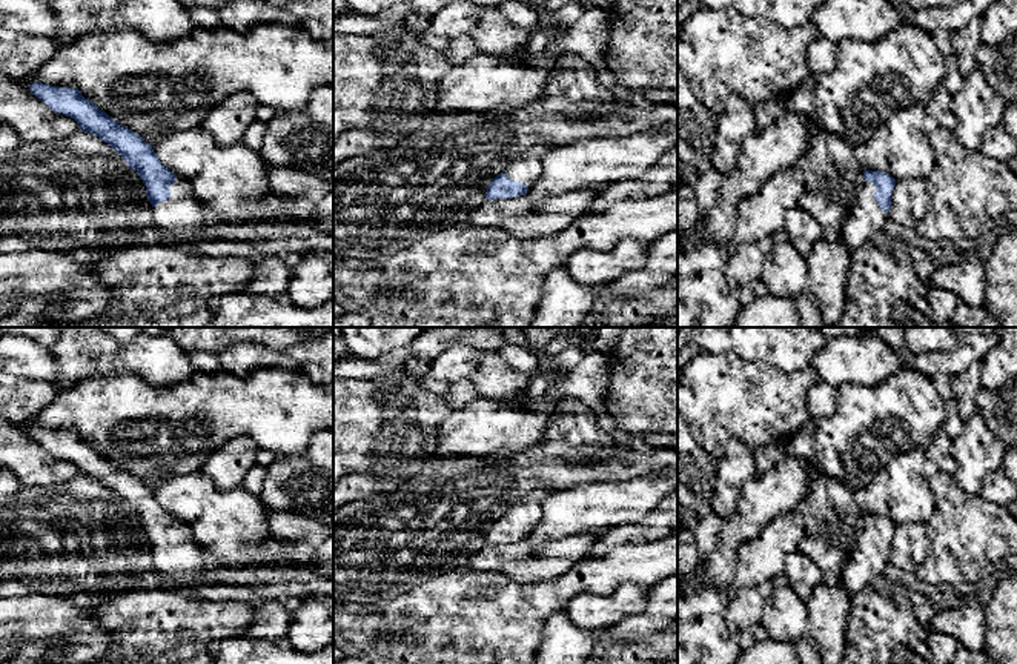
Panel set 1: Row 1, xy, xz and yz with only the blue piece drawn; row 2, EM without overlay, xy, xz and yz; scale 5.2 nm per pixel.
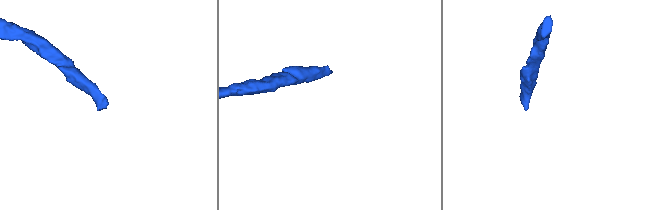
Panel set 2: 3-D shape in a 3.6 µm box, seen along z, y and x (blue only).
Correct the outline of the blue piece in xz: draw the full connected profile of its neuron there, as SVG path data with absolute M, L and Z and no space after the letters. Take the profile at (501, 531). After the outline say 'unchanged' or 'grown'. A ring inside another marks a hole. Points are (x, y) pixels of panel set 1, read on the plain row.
M536 489L518 500L504 516L492 523L487 544L525 540L528 532L542 521L542 503L555 489Z | grown

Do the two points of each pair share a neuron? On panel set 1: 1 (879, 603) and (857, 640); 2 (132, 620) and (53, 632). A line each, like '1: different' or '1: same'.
1: same
2: different

